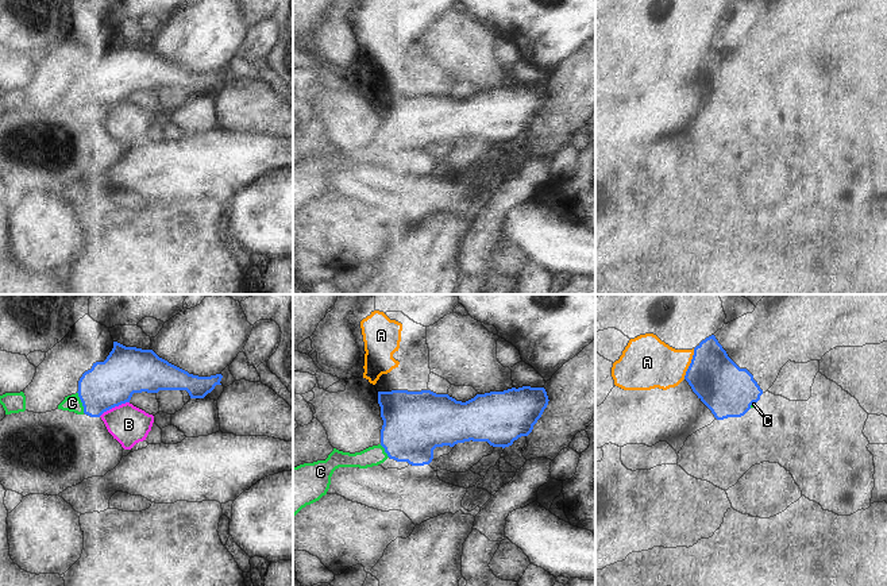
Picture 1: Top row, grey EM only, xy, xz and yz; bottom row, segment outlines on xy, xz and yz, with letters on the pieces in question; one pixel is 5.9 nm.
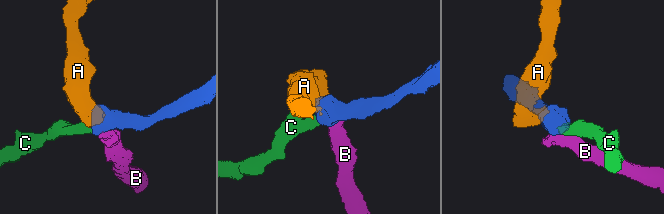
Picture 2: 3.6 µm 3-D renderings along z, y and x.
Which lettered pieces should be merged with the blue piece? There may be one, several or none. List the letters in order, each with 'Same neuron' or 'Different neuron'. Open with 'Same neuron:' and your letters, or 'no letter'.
Same neuron: C
A: Different neuron
B: Different neuron
C: Same neuron

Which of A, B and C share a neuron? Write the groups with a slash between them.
A / B / C

